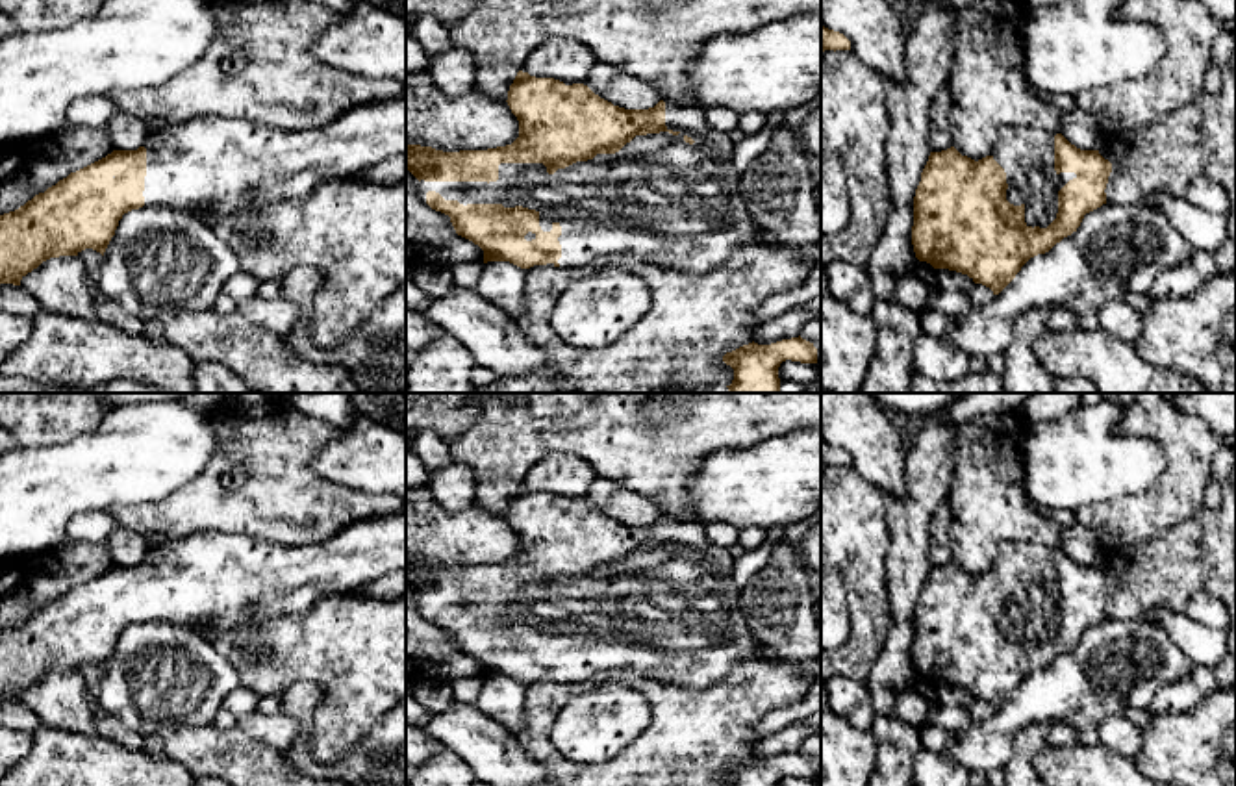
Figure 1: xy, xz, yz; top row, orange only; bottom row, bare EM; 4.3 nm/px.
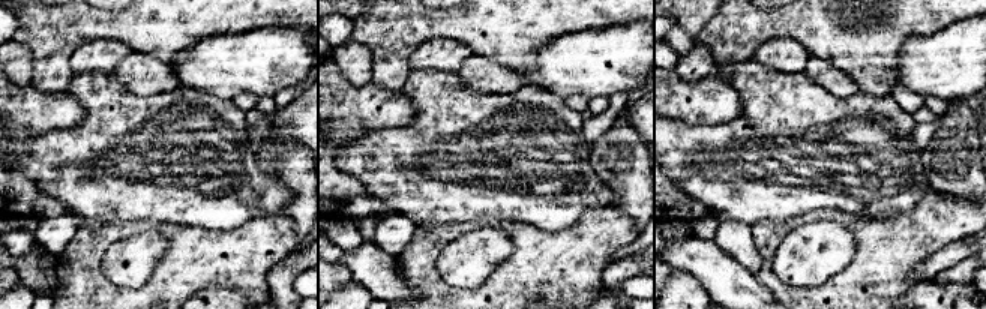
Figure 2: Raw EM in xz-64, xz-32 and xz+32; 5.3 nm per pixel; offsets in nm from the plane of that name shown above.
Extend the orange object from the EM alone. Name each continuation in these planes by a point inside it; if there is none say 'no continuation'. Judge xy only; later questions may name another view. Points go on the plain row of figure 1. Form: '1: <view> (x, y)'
1: xy (227, 579)

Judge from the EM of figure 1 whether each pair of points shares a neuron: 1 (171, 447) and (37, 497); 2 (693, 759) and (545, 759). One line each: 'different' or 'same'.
1: same
2: same

